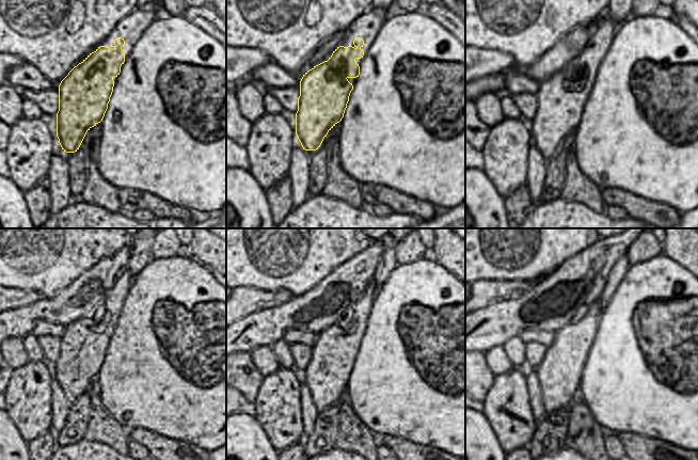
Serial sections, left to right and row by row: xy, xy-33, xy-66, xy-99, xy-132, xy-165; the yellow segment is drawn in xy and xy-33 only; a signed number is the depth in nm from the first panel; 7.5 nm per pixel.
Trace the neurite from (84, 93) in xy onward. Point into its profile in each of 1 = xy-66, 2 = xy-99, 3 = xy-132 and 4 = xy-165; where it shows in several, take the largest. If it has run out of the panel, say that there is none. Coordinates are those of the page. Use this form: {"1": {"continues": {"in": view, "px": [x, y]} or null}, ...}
{"1": {"continues": {"in": "xy-66", "px": [558, 113]}}, "2": {"continues": {"in": "xy-99", "px": [76, 368]}}, "3": {"continues": {"in": "xy-132", "px": [321, 373]}}, "4": {"continues": {"in": "xy-165", "px": [560, 376]}}}

